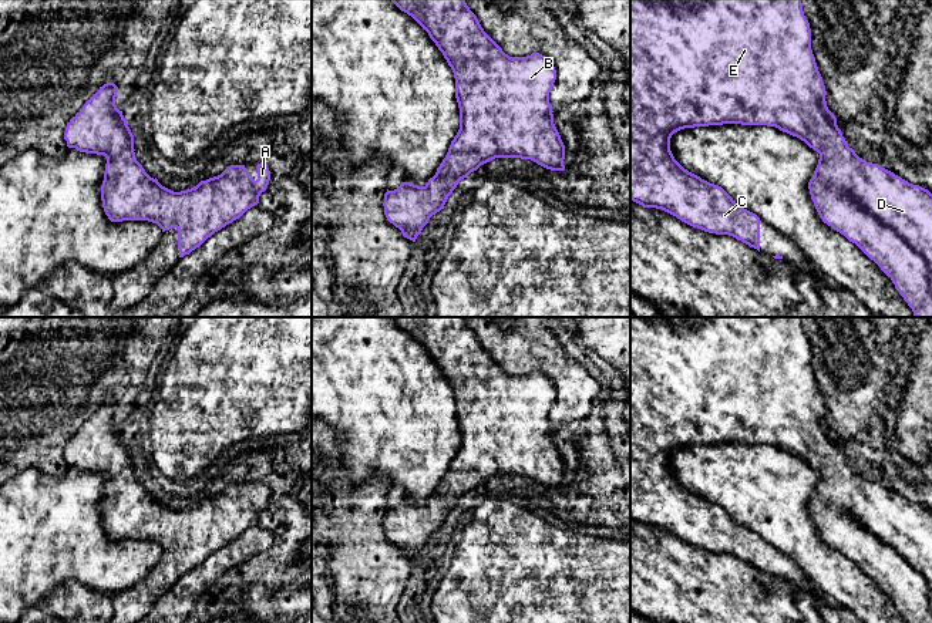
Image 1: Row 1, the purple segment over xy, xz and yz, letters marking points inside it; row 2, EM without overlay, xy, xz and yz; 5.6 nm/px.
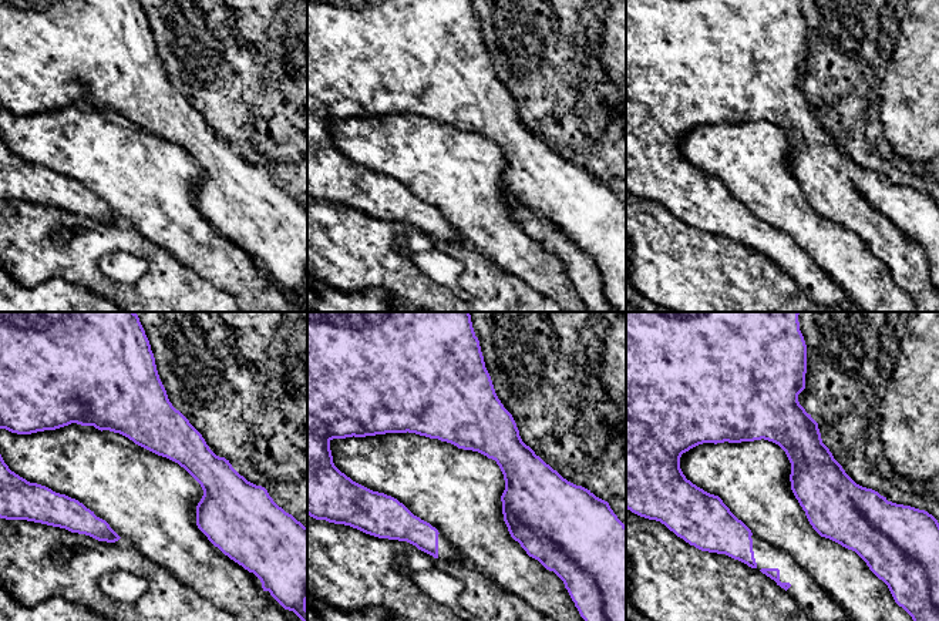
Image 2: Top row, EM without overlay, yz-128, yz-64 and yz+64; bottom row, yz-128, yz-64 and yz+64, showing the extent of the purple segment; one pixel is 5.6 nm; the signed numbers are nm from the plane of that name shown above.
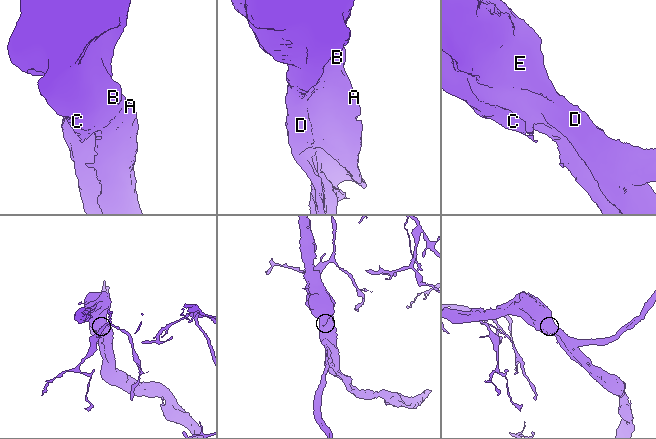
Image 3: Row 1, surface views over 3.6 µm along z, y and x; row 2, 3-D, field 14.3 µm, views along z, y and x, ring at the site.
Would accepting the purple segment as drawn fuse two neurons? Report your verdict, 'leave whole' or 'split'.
leave whole

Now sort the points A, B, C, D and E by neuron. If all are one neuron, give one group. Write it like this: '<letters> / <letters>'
A B C D E

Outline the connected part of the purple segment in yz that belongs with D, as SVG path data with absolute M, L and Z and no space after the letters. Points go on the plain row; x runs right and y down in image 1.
M630 317L630 518L643 526L662 528L682 541L709 552L729 553L760 570L760 536L741 526L721 505L710 502L684 488L670 469L670 457L684 447L741 442L775 445L804 459L820 472L808 508L824 542L855 562L892 599L908 623L932 623L932 512L912 504L878 482L867 481L848 465L835 434L825 420L825 404L811 368L811 347L804 334L801 317Z

